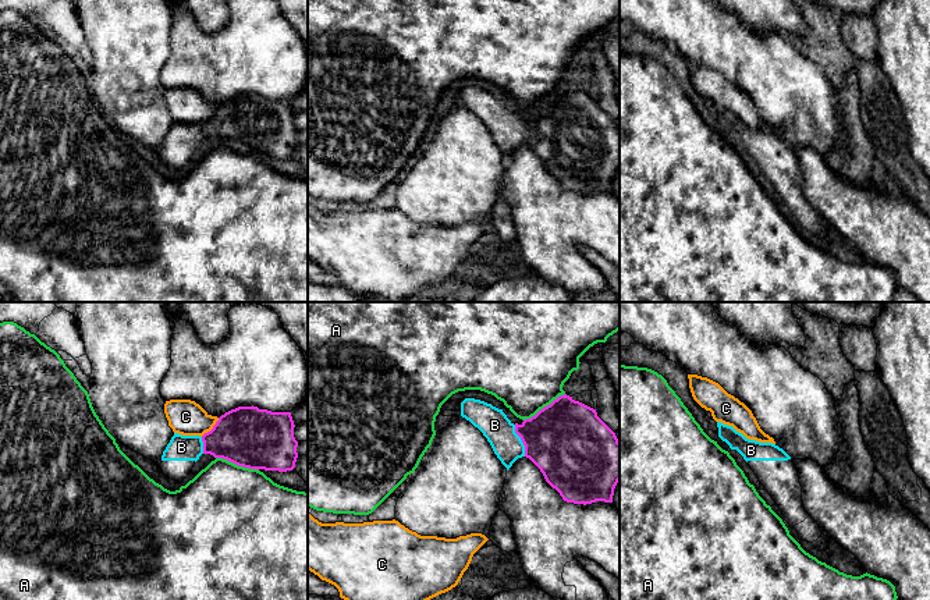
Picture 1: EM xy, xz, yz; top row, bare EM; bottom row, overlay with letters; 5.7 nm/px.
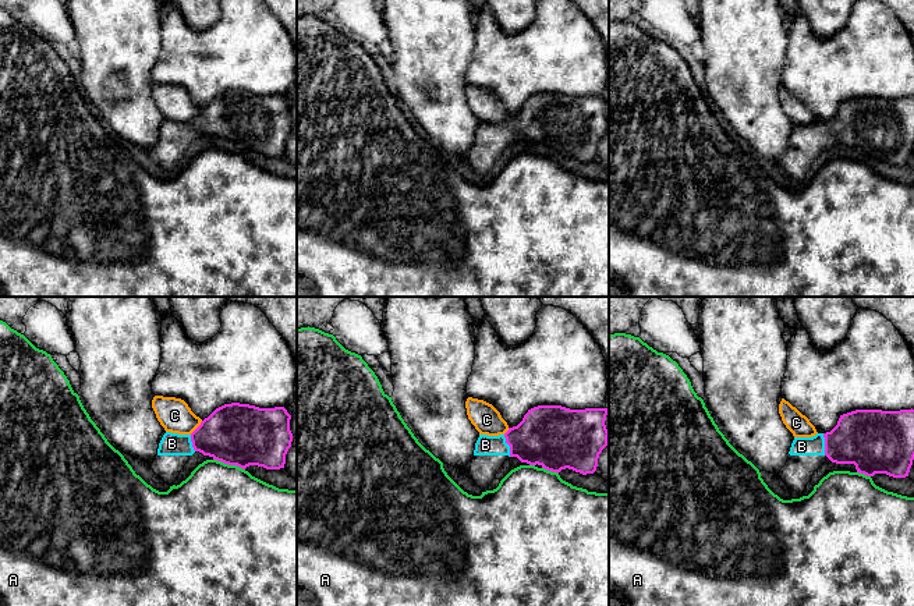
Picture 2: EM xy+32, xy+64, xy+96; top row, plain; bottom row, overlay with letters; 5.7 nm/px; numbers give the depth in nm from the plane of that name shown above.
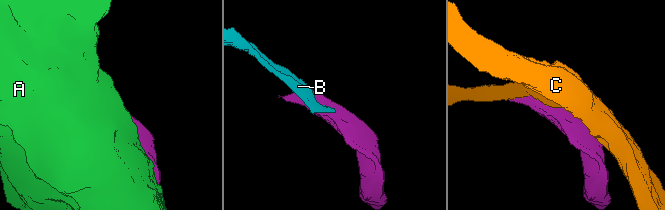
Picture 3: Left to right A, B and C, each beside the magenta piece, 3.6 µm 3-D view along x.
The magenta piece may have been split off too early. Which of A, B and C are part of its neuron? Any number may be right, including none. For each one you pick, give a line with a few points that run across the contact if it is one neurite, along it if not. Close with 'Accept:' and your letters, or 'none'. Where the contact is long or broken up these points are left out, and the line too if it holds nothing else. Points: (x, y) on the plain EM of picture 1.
B: line xz (564, 128), (521, 127), (508, 127), (494, 113)
Accept: B

